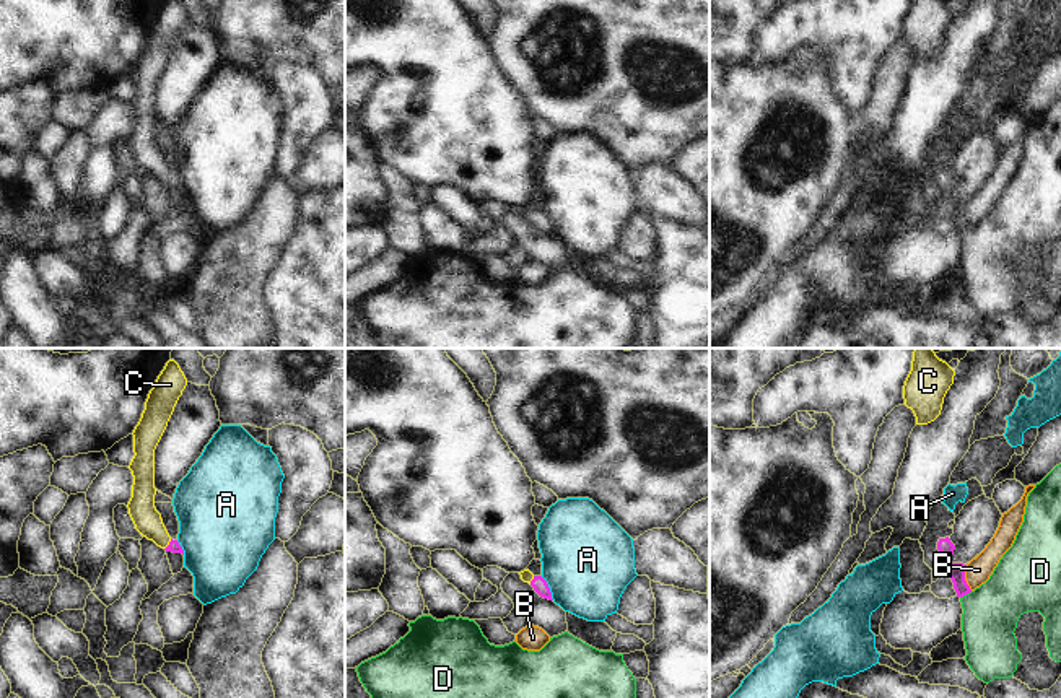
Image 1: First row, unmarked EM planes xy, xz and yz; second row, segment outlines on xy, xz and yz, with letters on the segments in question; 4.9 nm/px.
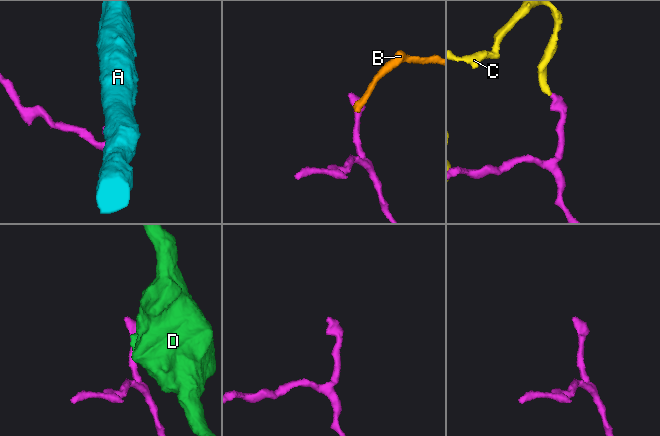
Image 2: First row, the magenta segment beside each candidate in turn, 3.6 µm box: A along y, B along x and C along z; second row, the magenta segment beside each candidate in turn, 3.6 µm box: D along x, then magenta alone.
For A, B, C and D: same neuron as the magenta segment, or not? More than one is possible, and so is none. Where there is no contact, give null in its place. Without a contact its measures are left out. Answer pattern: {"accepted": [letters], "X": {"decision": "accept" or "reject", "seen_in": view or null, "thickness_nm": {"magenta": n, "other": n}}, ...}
{"accepted": ["C"], "A": {"decision": "reject", "seen_in": "xz", "thickness_nm": {"magenta": 70, "other": 460}}, "B": {"decision": "reject", "seen_in": "yz", "thickness_nm": {"magenta": 80, "other": 120}}, "C": {"decision": "accept", "seen_in": "xy", "thickness_nm": {"magenta": 60, "other": 140}}, "D": {"decision": "reject", "seen_in": "yz", "thickness_nm": {"magenta": 80, "other": 280}}}

